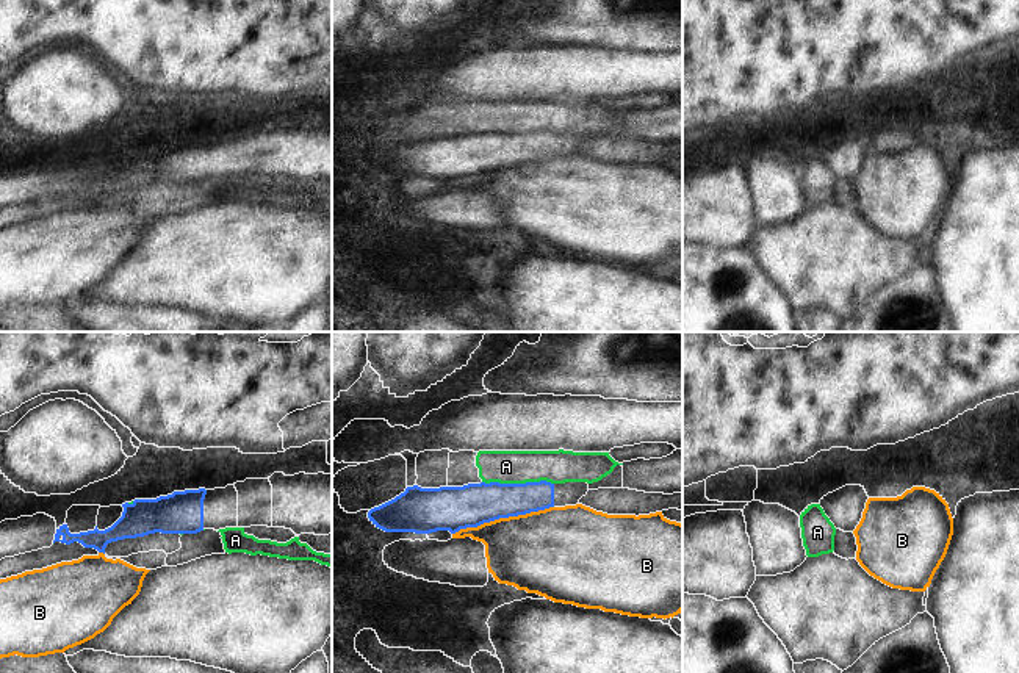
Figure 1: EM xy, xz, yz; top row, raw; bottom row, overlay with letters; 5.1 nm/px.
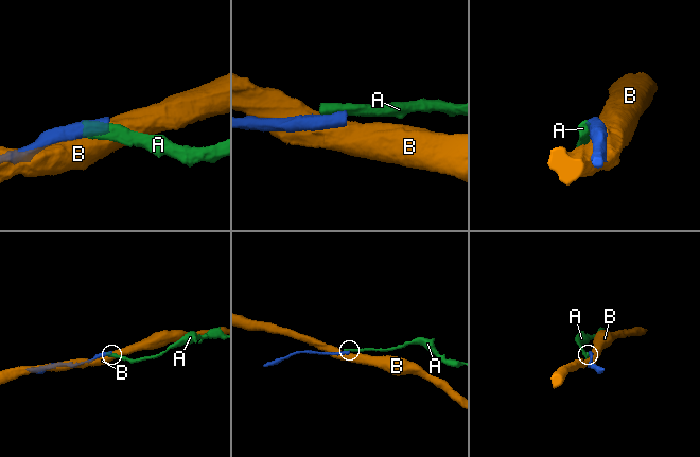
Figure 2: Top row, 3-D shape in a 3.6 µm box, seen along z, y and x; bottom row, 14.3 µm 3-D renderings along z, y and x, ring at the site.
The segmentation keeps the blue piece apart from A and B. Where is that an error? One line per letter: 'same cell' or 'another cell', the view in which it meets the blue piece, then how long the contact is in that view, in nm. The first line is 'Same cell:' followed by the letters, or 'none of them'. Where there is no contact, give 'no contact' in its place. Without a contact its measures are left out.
Same cell: none of them
A: another cell; meets blue in xz; contact 360 nm long
B: another cell; meets blue in xz; contact 550 nm long

